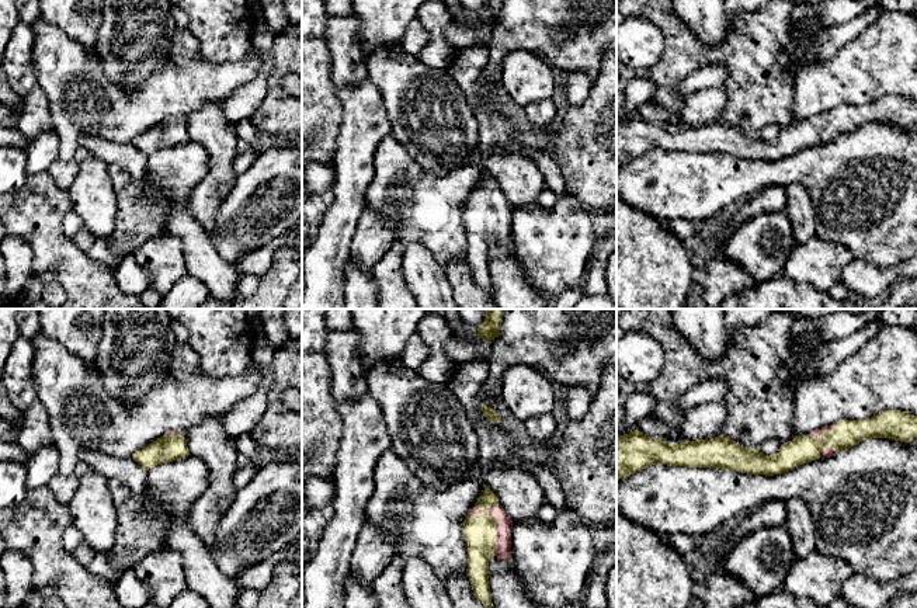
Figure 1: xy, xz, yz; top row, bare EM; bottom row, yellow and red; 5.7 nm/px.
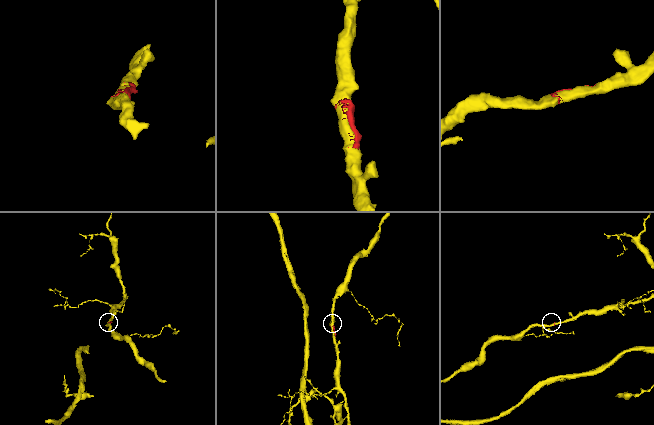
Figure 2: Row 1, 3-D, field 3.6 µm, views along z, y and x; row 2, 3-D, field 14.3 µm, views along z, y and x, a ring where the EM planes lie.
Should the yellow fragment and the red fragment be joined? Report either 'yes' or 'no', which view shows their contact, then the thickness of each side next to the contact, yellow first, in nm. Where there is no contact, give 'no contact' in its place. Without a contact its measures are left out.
yes | xz | 190/100 nm

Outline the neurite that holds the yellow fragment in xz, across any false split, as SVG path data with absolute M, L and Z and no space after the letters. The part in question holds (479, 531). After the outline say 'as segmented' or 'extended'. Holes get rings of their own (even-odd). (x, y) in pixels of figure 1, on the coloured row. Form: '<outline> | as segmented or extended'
M486 486L483 494L463 520L463 539L468 548L468 577L475 598L492 608L489 562L496 555L511 560L513 521L500 505L497 496Z | extended

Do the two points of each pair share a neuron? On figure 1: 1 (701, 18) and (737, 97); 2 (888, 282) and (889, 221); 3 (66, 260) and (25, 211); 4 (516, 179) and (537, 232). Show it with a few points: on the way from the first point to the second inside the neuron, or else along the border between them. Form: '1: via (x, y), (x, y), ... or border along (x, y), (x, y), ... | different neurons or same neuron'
1: border along (728, 20), (725, 37), (712, 45), (684, 24) | different neurons
2: border along (855, 260), (867, 260), (881, 268), (902, 263) | different neurons
3: via (54, 247), (38, 222) | same neuron
4: border along (535, 202), (528, 207), (514, 208) | different neurons

